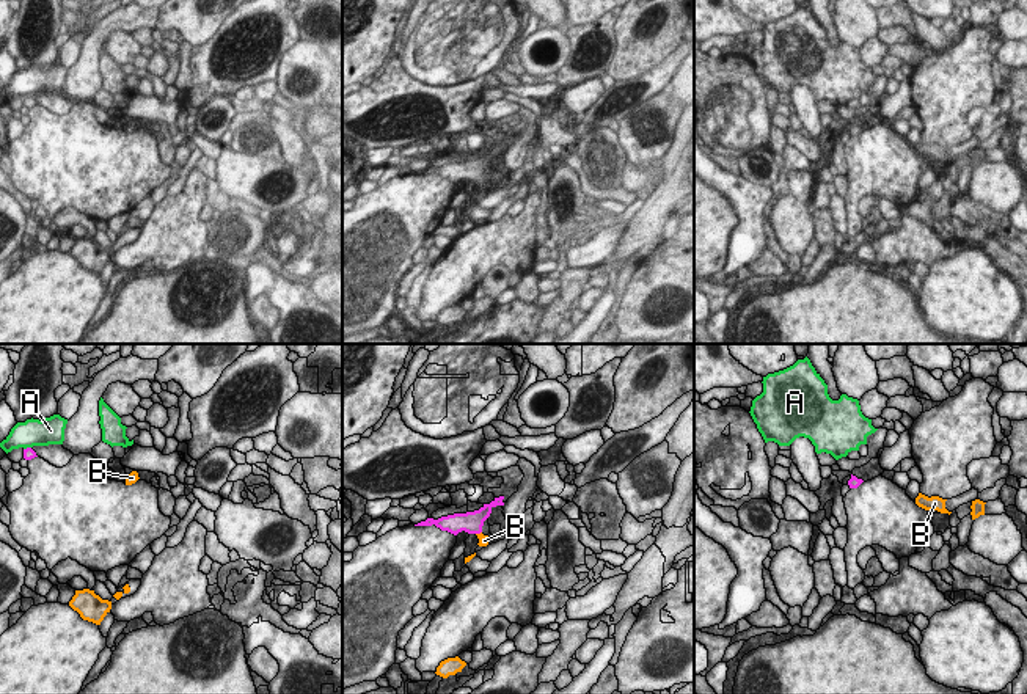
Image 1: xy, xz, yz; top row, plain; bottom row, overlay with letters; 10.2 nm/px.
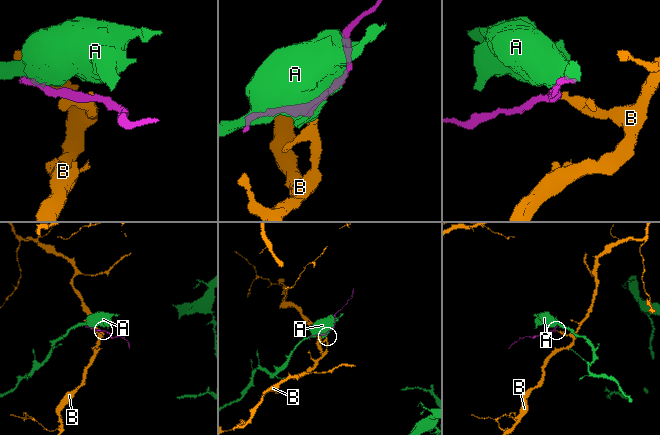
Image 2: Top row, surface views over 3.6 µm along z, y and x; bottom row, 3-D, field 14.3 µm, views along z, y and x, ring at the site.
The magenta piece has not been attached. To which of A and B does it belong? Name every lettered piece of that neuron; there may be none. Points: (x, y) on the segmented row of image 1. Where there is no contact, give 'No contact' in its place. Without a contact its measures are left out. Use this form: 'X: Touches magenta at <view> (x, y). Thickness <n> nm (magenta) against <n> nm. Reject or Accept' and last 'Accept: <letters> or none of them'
A: Touches magenta at xy (27, 448). Thickness 120 nm (magenta) against 280 nm. Reject
B: Touches magenta at xz (478, 533). Thickness 220 nm (magenta) against 100 nm. Accept
Accept: B

